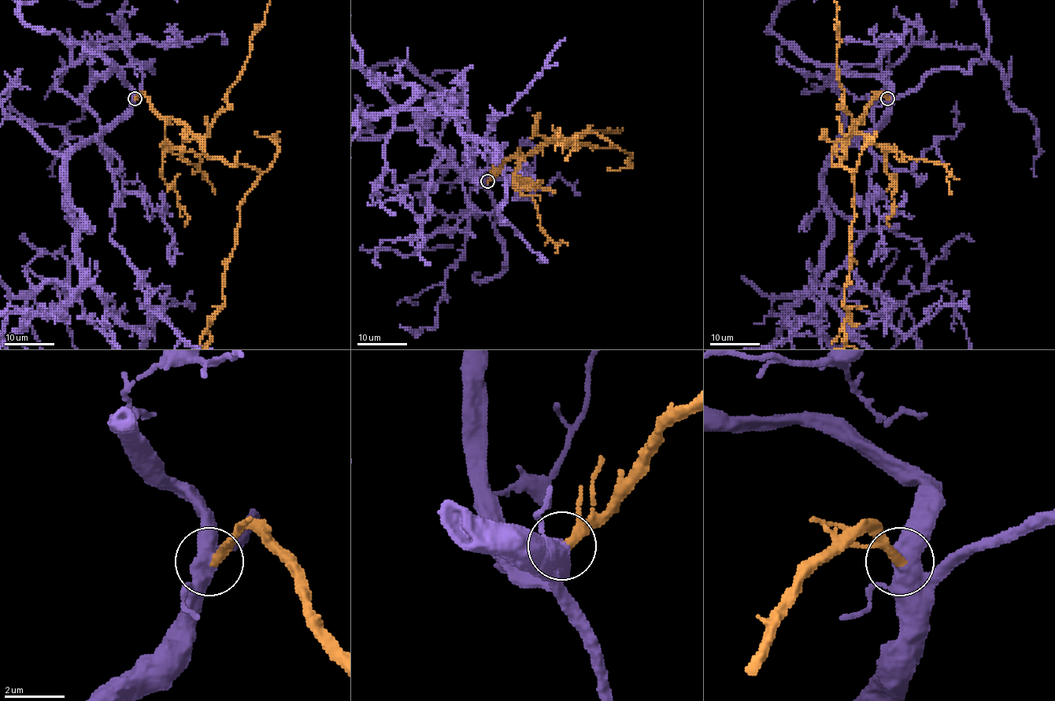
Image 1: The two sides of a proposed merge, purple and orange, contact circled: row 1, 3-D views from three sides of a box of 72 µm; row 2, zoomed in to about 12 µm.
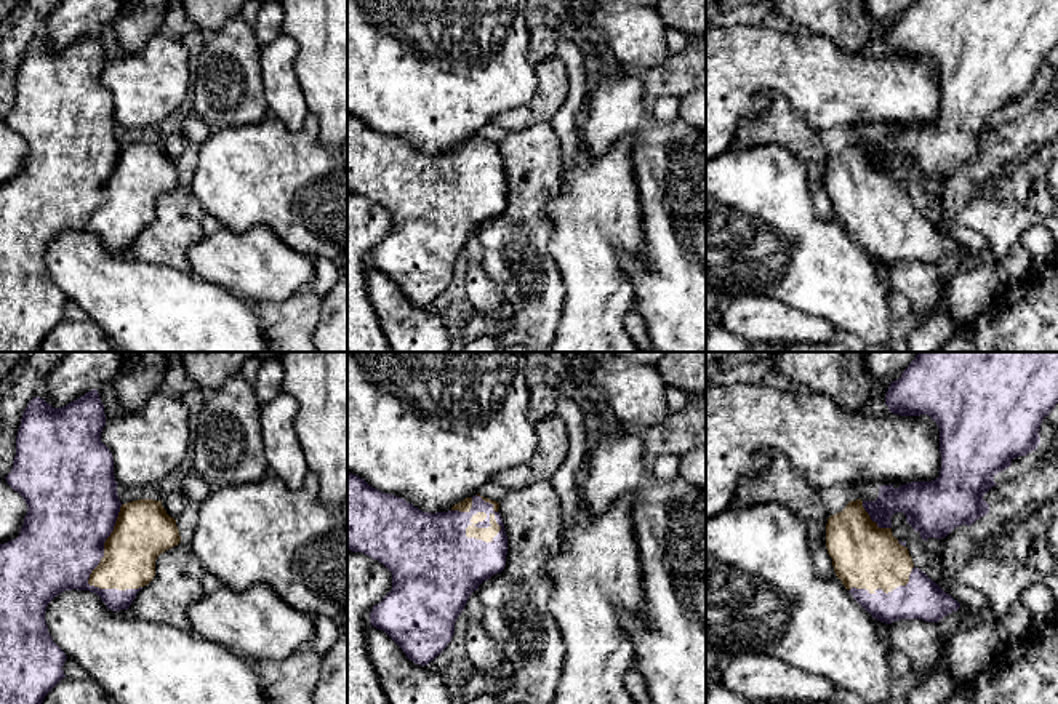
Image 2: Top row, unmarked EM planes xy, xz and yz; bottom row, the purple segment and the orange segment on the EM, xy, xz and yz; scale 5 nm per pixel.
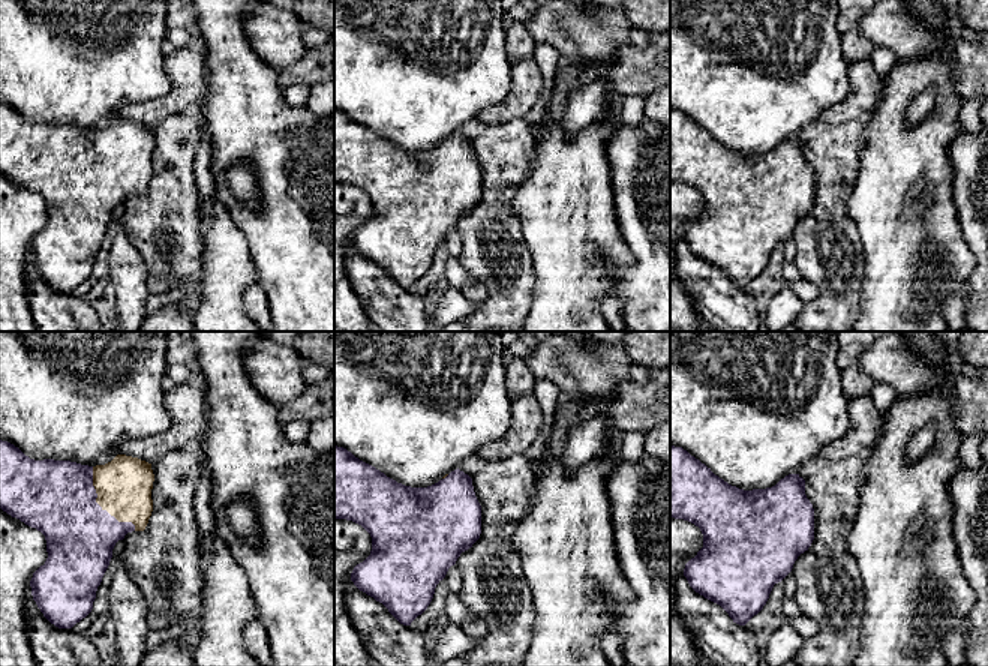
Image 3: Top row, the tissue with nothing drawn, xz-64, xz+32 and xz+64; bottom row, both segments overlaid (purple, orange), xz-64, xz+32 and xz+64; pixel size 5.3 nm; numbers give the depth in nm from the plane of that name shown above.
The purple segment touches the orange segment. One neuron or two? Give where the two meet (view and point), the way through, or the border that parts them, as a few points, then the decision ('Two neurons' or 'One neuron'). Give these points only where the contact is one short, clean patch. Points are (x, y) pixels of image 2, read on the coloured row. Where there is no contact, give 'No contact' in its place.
Touches purple at xz (495, 517). One neuron

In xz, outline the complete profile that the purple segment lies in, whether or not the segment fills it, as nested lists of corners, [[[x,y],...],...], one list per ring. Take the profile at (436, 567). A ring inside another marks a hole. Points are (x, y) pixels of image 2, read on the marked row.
[[[347,472],[347,550],[362,552],[392,573],[392,590],[373,606],[370,622],[384,630],[415,664],[427,666],[447,648],[471,594],[504,570],[507,536],[498,510],[499,502],[477,493],[455,504],[448,512],[423,512],[403,498],[383,493]]]

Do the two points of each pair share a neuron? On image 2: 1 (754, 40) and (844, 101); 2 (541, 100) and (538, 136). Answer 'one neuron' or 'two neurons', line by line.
1: one neuron
2: two neurons

